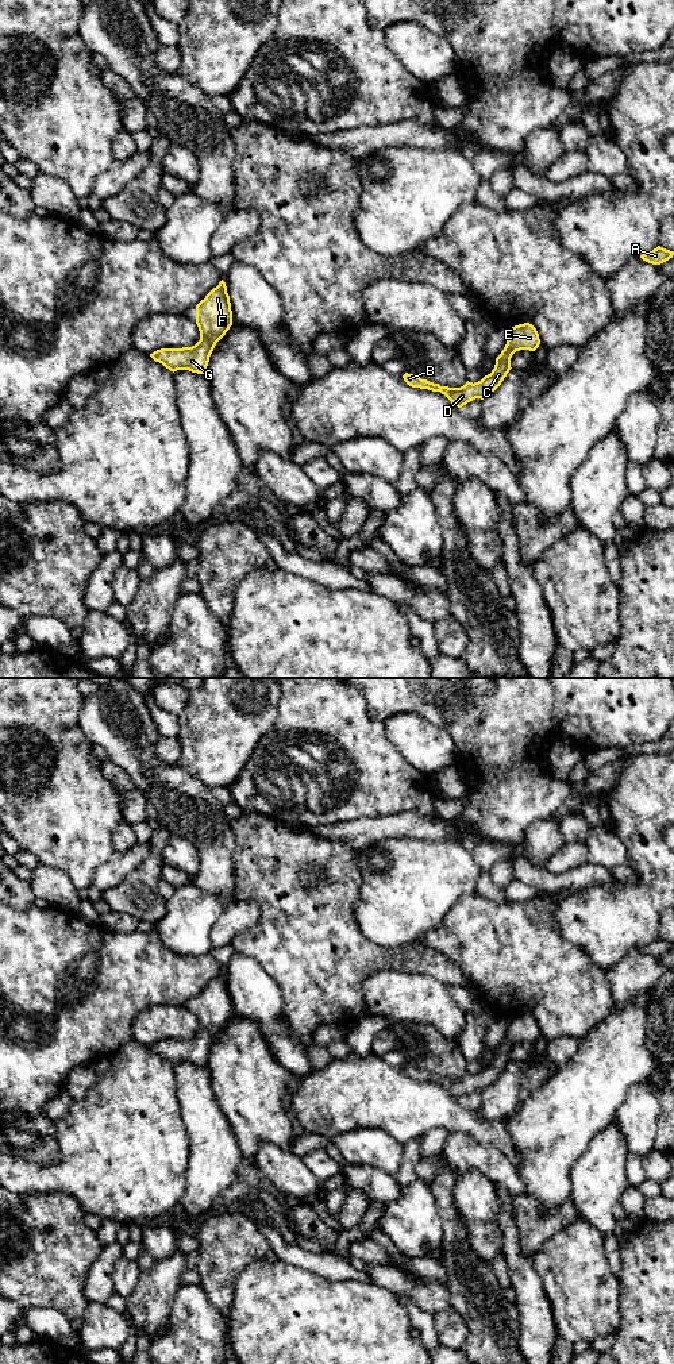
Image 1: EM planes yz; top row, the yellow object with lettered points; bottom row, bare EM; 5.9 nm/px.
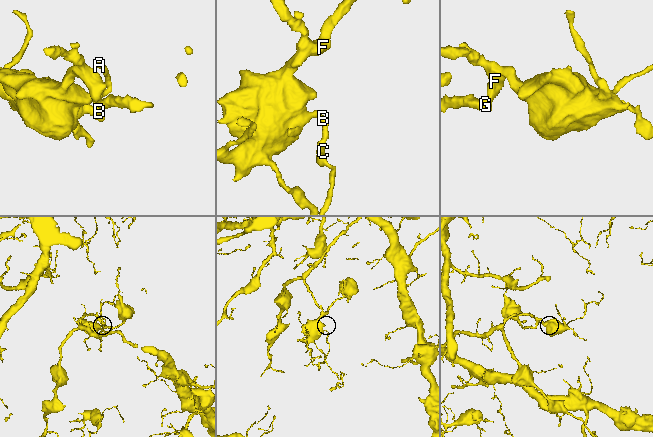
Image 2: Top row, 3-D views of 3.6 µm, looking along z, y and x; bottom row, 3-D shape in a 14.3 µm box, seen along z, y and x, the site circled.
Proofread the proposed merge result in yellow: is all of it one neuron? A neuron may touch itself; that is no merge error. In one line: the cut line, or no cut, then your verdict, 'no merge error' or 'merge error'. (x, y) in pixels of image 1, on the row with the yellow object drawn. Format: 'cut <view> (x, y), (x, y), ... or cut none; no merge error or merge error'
cut none; no merge error

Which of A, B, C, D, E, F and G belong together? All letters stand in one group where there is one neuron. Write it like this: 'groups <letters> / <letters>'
groups A B C D E F G

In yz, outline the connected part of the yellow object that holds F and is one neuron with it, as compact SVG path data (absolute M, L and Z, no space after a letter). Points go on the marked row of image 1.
M223 280L196 305L196 324L200 331L200 340L195 346L161 348L150 354L150 357L173 373L189 370L207 374L209 357L216 343L232 325L230 296Z

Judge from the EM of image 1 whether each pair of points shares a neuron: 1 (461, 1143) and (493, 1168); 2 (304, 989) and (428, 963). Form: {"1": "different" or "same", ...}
{"1": "same", "2": "same"}

